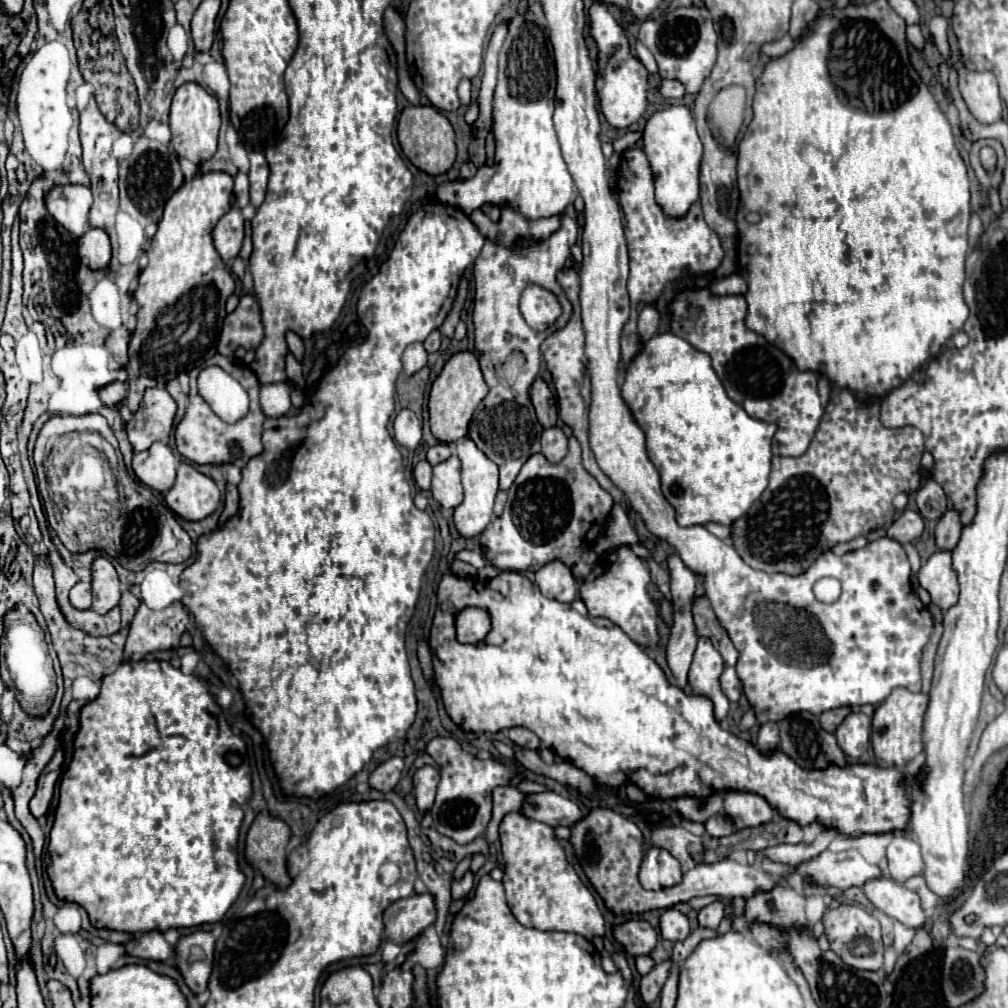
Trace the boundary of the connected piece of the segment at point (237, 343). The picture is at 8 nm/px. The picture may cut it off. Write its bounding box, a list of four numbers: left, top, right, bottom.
[218,295,264,357]

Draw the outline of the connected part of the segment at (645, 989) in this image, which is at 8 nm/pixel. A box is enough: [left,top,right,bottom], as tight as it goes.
[640,961,670,1003]

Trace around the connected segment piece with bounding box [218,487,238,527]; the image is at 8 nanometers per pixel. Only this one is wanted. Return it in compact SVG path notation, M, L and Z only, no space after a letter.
M228 487L226 489L226 501L224 501L224 511L218 519L218 527L222 527L228 519L232 519L238 513L238 491L236 487Z

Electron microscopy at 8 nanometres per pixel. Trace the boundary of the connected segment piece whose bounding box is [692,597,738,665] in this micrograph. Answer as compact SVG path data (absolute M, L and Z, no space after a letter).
M696 597L692 603L692 615L694 615L694 625L696 625L696 635L698 637L708 637L720 655L724 657L726 665L736 665L738 661L738 651L734 649L728 633L720 627L710 603L706 597Z

